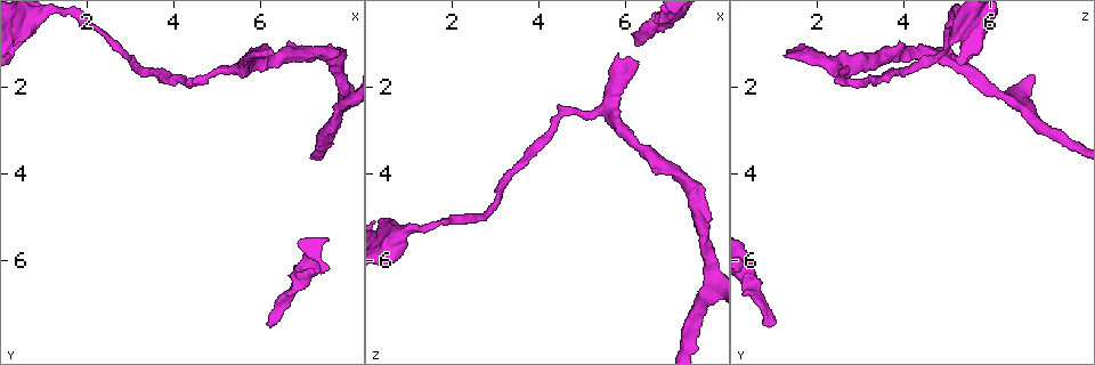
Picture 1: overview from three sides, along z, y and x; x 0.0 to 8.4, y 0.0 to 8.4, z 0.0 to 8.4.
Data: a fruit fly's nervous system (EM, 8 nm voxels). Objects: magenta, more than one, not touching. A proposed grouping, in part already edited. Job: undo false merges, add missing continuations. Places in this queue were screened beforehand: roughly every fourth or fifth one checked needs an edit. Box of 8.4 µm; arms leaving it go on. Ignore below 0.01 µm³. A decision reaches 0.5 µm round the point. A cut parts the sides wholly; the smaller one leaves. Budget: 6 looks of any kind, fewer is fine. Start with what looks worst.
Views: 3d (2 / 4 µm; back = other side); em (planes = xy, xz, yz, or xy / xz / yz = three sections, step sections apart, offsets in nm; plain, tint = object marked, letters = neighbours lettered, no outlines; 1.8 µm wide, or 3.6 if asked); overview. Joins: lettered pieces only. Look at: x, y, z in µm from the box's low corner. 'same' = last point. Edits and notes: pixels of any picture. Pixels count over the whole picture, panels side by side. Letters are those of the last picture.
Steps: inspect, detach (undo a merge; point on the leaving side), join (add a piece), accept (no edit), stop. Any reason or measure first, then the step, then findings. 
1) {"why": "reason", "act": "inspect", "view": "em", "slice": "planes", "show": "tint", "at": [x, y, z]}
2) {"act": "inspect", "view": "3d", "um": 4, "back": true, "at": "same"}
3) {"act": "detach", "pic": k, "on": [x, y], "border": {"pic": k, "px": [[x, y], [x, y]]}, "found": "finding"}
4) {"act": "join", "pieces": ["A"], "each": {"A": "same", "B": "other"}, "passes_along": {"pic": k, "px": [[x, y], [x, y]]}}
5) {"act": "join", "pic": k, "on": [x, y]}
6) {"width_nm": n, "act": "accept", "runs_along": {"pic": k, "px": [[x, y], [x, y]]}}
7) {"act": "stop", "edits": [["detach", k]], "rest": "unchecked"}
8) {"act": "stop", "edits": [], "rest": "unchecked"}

{"why": "branch stops here", "act": "inspect", "view": "em", "slice": "planes", "show": "letters", "at": [6.20, 7.40, 0.80]}

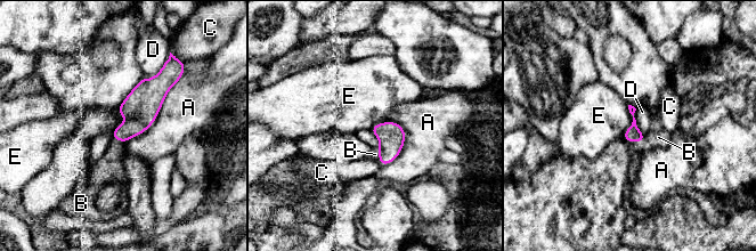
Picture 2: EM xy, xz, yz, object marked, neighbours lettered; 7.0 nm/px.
{"longest_contact_nm": ["A", 600], "act": "join", "pieces": ["B"], "each": {"A": "other", "B": "same", "C": "other", "D": "other", "E": "other"}, "passes_along": {"pic": 2, "px": [[633, 134], [637, 142], [658, 137]]}, "found": "the neuron continues"}

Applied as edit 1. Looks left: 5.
{"why": "free end", "act": "inspect", "view": "em", "slice": "planes", "show": "tint", "at": [6.15, 1.20, 1.30]}

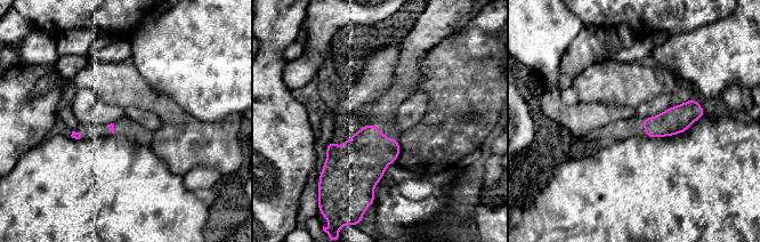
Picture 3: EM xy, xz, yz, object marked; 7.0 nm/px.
{"why": "what lies round it", "act": "inspect", "view": "em", "slice": "planes", "show": "letters", "at": "same"}

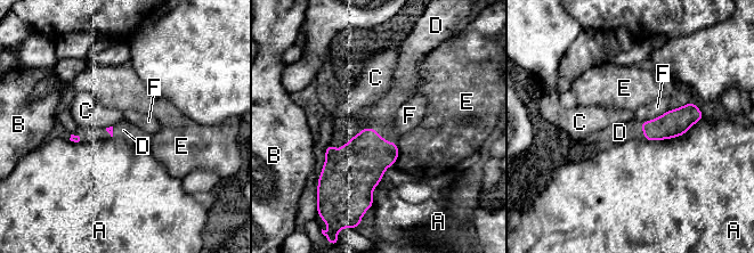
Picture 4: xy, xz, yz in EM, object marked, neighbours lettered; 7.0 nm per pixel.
{"act": "join", "pieces": ["D"], "each": {"A": "other", "B": "other", "C": "other", "D": "same", "E": "other", "F": "other"}, "passes_along": {"pic": 4, "px": [[359, 164], [381, 137], [380, 116]]}, "found": "it goes on there"}

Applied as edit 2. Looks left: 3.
{"why": "redraw", "act": "inspect", "view": "overview"}

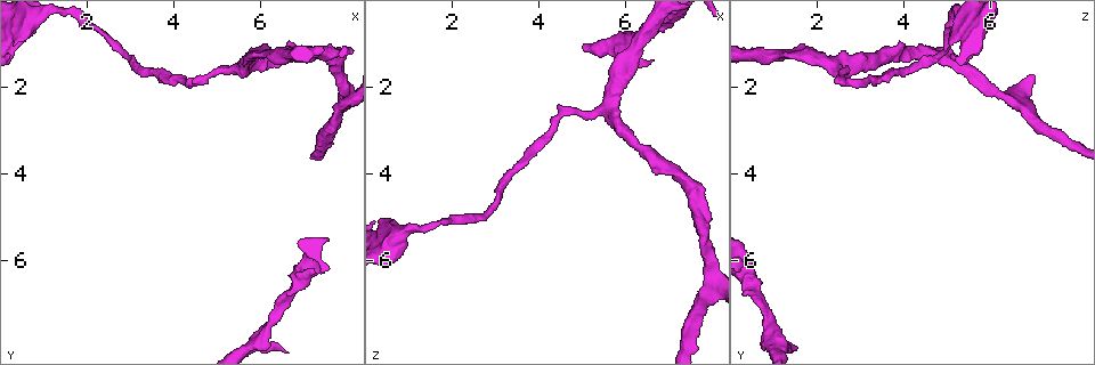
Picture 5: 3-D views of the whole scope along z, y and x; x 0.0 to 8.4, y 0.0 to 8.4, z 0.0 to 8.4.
{"why": "arms part here", "act": "inspect", "view": "em", "slice": "yz", "step": 16, "show": "letters", "at": [7.95, 2.25, 6.30]}

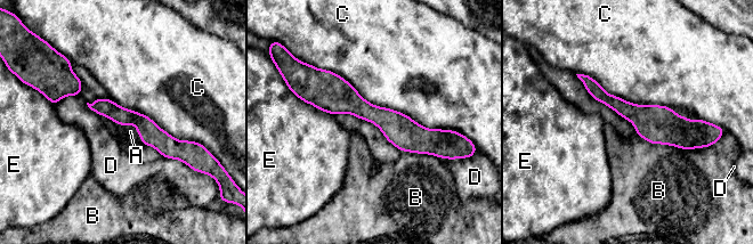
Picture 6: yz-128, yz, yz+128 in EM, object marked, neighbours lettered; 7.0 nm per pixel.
{"act": "accept", "each": {"A": "other", "B": "other", "C": "other", "D": "other", "E": "other"}, "runs_along": {"pic": 6, "px": [[309, 98], [440, 136]]}, "found": "one neuron here"}

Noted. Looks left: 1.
{"act": "stop", "edits": [["join", 2], ["join", 4]], "rest": "unchecked"}

